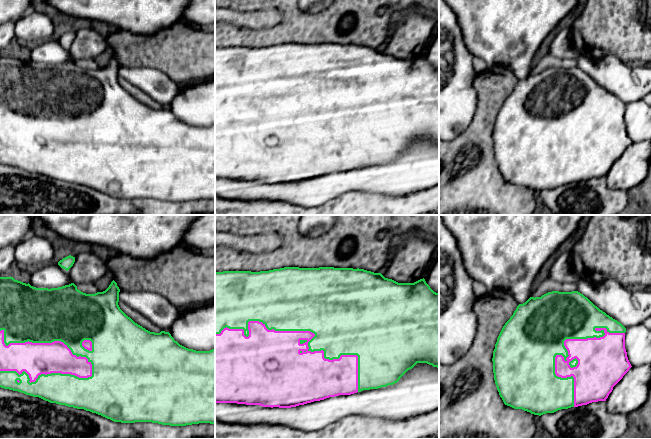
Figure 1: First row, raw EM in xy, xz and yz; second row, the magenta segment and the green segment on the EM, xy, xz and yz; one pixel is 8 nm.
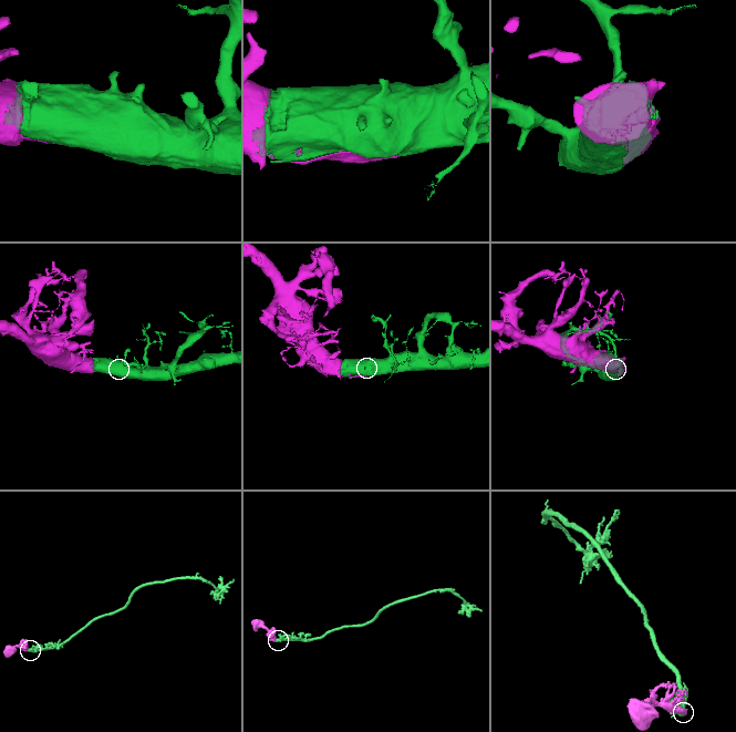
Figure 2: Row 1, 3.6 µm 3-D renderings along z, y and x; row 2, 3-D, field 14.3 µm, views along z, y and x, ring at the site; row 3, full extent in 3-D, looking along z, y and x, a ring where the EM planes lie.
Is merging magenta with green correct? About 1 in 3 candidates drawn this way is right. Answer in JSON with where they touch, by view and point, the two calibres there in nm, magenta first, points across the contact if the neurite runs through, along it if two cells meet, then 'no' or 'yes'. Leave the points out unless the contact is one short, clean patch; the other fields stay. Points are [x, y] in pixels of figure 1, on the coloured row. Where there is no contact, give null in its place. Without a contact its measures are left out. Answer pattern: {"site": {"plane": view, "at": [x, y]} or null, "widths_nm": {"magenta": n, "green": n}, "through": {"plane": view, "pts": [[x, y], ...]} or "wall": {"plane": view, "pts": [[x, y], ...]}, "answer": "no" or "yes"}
{"site": {"plane": "xz", "at": [309, 331]}, "widths_nm": {"magenta": 280, "green": 500}, "answer": "yes"}

